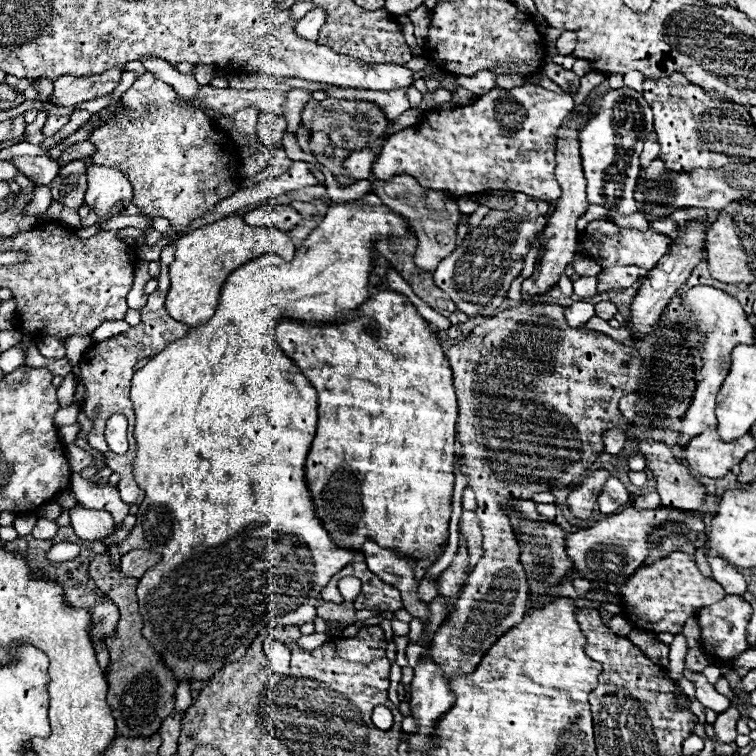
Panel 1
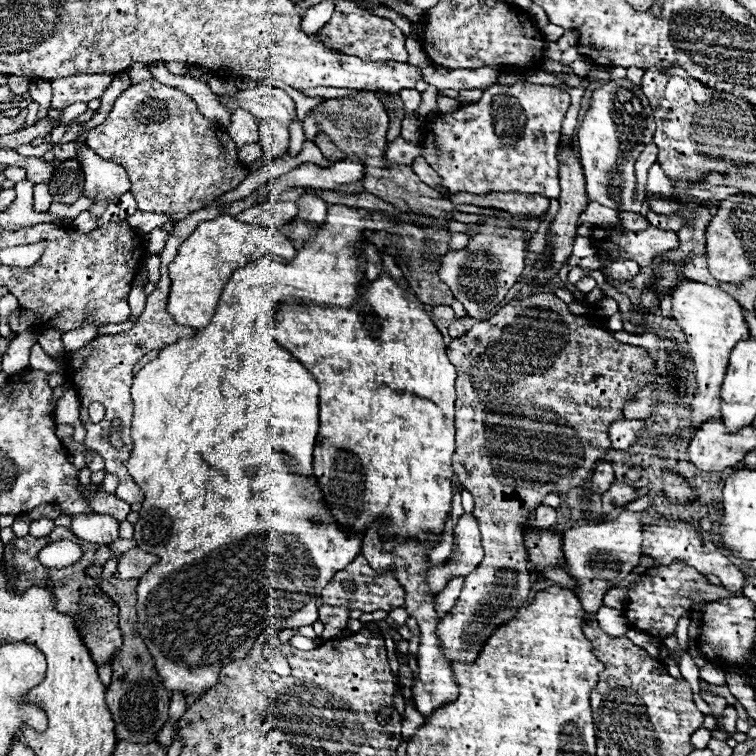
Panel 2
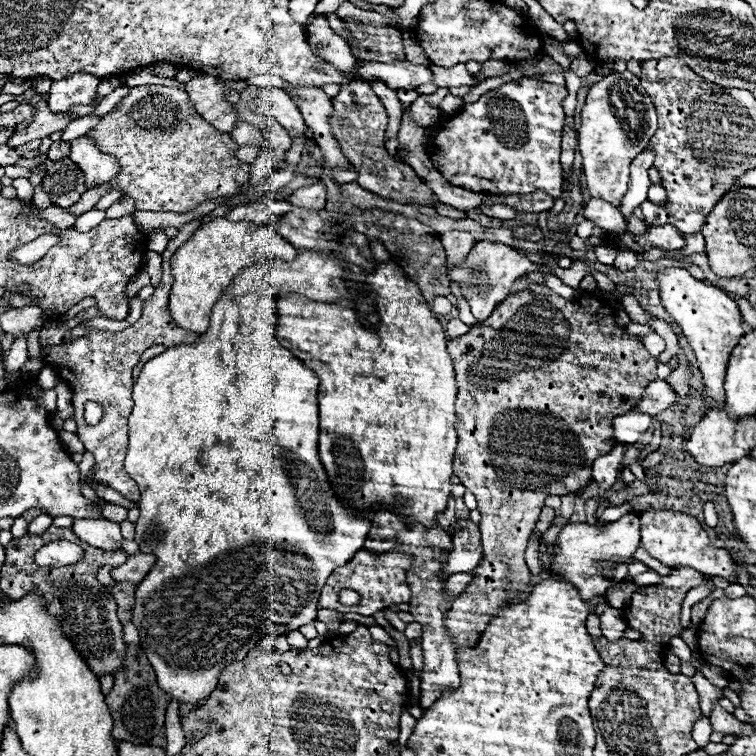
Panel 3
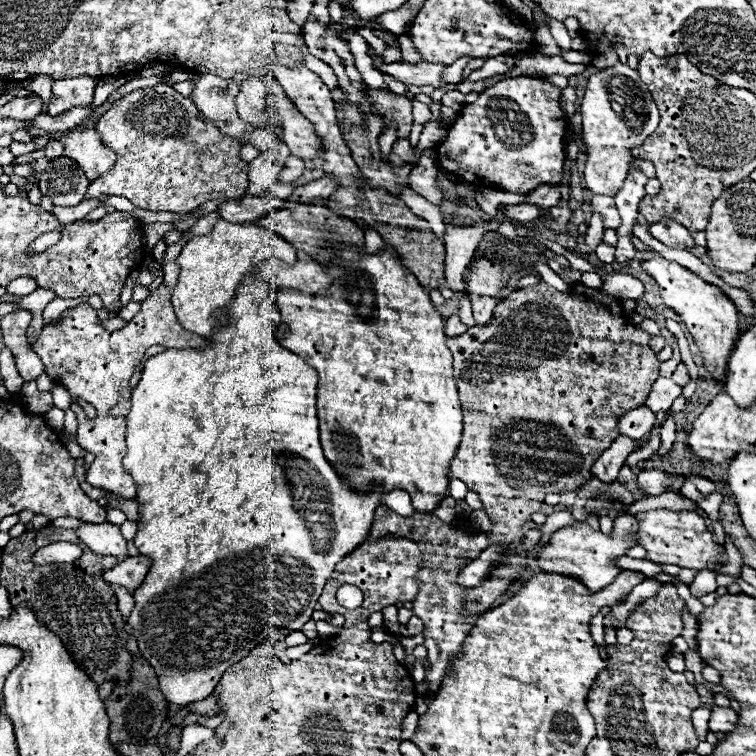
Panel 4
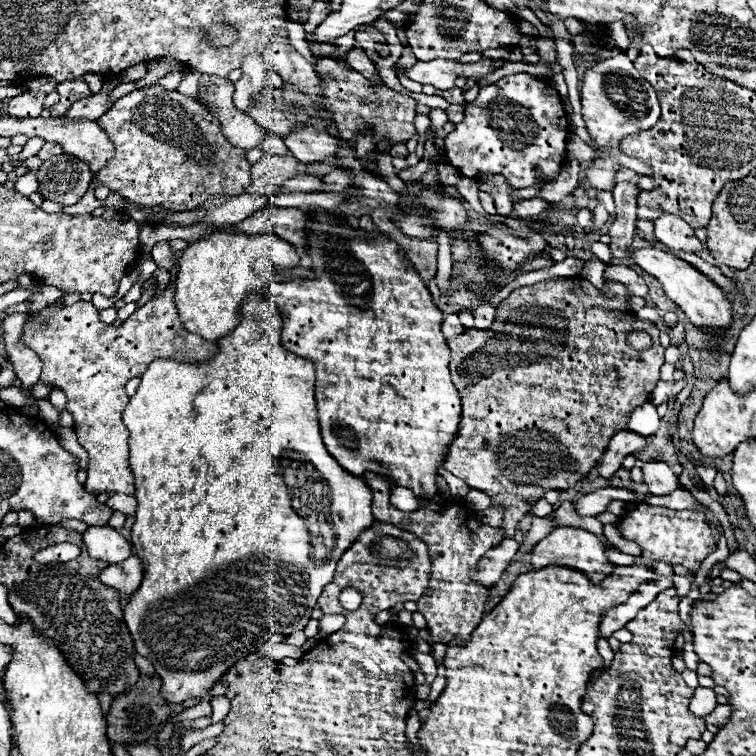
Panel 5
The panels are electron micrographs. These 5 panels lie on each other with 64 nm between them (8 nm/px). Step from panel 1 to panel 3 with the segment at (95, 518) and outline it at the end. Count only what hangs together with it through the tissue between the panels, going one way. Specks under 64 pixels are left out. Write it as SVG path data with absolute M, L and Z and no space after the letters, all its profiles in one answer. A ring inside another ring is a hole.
M106 518L74 520L72 530L86 544L90 544L94 548L102 548L102 550L118 550L120 542L122 542L120 524L106 520Z

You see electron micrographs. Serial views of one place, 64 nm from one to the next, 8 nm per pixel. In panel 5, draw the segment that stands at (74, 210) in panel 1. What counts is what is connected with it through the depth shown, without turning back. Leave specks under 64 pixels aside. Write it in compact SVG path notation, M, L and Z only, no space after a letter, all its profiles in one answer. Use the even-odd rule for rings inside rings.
M58 154L40 166L38 180L38 192L44 196L44 200L72 206L86 194L92 180L92 172L78 158Z

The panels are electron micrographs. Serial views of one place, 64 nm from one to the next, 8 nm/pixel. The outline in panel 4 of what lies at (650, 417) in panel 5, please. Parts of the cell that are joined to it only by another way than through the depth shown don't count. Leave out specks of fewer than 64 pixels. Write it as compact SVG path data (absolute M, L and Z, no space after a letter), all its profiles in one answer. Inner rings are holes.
M640 406L640 408L626 412L620 418L618 430L622 436L628 436L632 440L640 440L642 436L650 434L650 430L654 428L654 422L656 422L656 416L646 406Z

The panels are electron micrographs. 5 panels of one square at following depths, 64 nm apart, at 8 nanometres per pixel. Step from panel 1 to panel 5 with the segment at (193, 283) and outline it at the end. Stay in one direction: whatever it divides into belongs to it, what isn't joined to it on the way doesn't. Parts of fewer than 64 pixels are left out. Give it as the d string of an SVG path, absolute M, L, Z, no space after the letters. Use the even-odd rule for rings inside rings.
M220 226L204 240L192 242L180 256L174 302L184 328L210 342L230 334L240 324L238 308L248 292L262 292L274 278L274 270L300 264L296 248L276 234L244 234L232 226Z

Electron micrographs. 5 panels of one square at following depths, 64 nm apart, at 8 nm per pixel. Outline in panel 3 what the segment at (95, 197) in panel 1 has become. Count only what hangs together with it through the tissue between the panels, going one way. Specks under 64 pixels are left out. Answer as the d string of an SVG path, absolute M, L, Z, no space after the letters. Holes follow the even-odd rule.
M82 136L72 140L70 144L72 144L70 160L74 160L82 168L88 190L110 184L110 180L118 176L120 164L114 160L114 156L100 152L90 138Z

